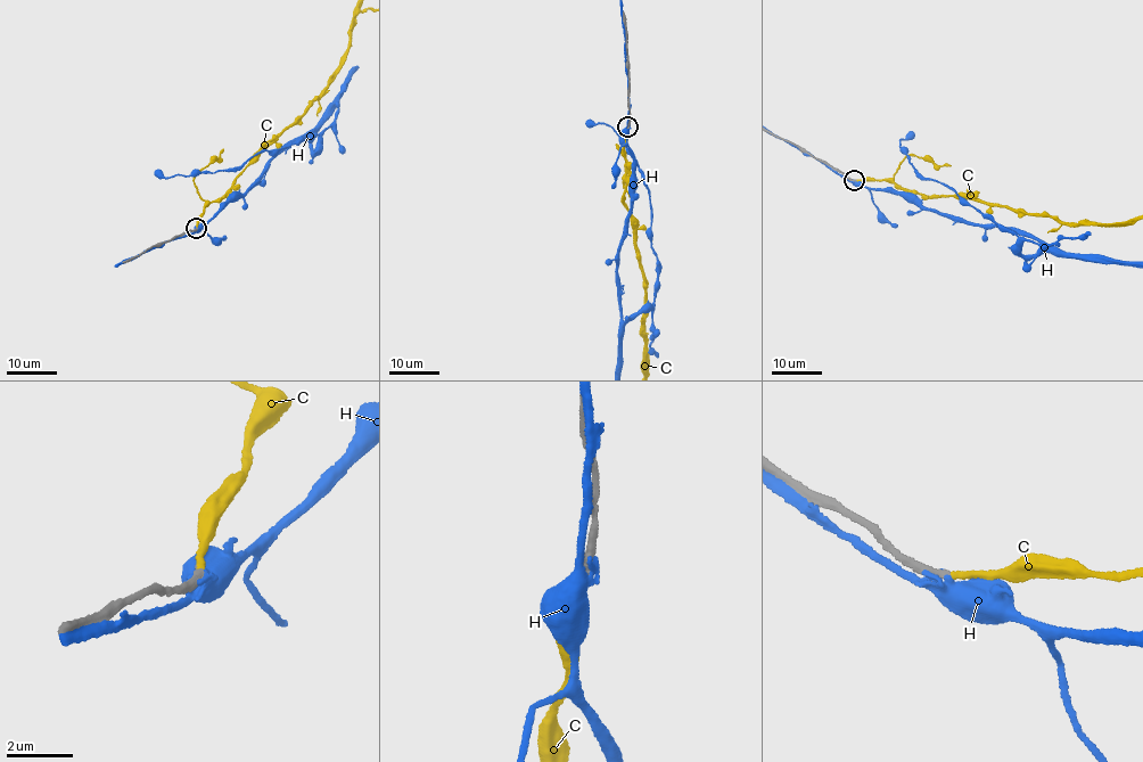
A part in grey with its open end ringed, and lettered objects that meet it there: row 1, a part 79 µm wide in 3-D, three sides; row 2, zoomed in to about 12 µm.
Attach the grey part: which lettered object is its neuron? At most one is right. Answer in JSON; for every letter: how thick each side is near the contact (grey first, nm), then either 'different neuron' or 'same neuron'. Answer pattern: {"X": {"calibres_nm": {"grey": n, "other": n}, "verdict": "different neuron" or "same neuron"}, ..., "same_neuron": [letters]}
{"C": {"calibres_nm": {"grey": 240, "other": 160}, "verdict": "same neuron"}, "H": {"calibres_nm": {"grey": 280, "other": 300}, "verdict": "different neuron"}, "same_neuron": ["C"]}

